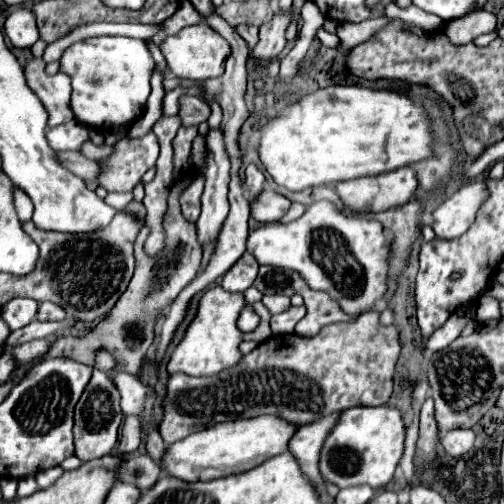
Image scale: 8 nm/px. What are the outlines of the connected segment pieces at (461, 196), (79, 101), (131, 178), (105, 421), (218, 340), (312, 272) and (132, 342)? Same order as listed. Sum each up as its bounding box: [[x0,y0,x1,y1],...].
[[434,180,486,240],[60,36,154,132],[98,132,158,192],[74,370,122,462],[168,286,272,376],[248,202,390,314],[30,208,202,376]]

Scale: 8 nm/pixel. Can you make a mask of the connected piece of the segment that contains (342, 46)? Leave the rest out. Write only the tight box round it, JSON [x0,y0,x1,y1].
[336,18,388,52]

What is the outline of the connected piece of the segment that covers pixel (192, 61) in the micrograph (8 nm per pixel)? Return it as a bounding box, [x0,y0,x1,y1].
[160,22,230,82]

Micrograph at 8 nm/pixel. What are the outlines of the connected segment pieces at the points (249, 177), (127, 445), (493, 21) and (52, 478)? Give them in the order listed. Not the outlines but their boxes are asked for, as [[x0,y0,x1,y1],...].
[[246,164,264,200],[120,418,140,456],[444,10,498,44],[36,466,64,488]]

